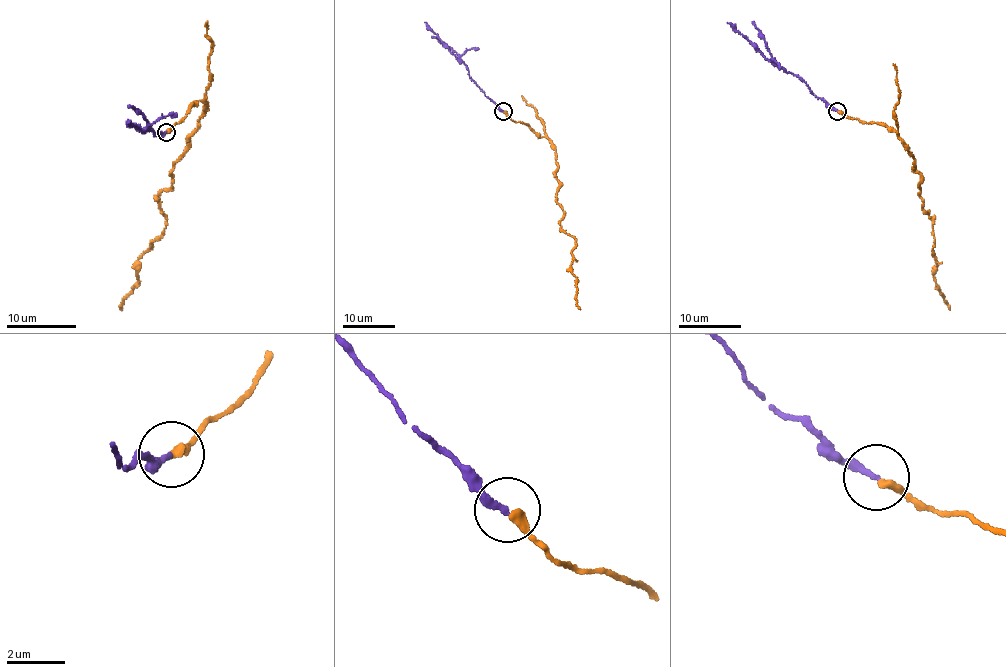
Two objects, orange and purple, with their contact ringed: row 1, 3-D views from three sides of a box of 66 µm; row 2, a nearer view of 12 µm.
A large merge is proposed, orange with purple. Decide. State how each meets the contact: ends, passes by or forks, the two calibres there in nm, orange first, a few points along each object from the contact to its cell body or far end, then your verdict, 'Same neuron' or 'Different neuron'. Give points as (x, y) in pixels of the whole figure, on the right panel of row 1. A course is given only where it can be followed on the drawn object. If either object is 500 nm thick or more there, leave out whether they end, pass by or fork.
At the ring orange ends. At the ring purple ends. Thickness 280 nm (orange) against 240 nm. Course of orange: (837, 112), (864, 123), (885, 124), (896, 131), (914, 158), (923, 211), (932, 227), (937, 289), (950, 310). Course of purple: (837, 111), (813, 93), (804, 81), (763, 55), (727, 22). Same neuron

